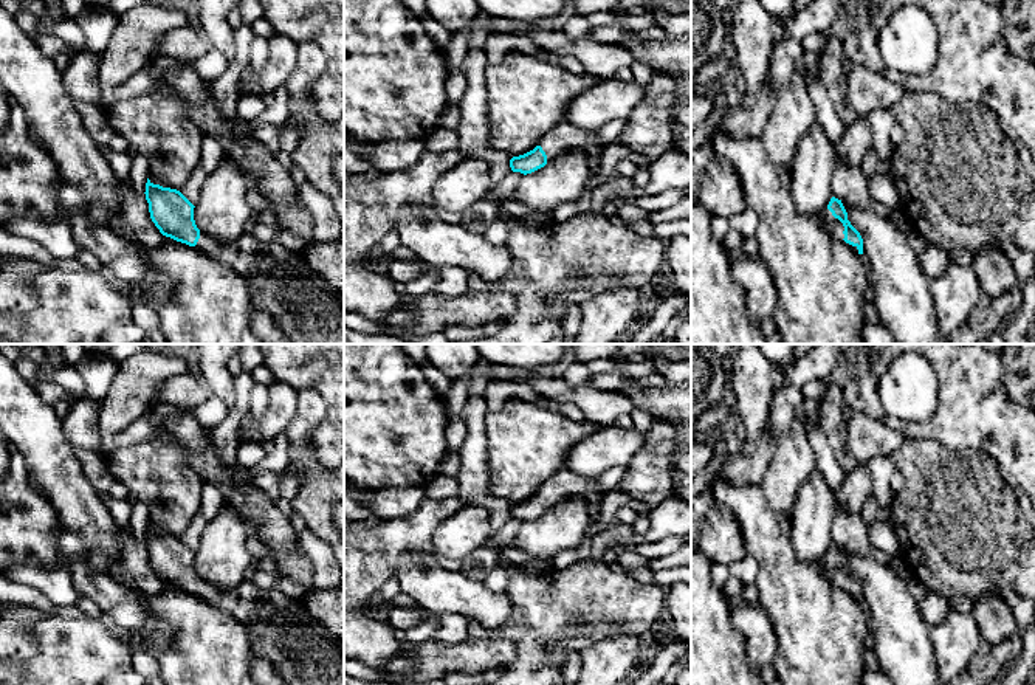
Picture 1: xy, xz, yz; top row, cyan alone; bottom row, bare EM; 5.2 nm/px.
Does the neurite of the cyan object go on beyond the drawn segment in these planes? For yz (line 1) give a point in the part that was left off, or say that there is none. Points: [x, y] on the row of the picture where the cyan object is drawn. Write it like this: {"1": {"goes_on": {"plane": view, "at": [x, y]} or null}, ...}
{"1": {"goes_on": {"plane": "yz", "at": [834, 227]}}}

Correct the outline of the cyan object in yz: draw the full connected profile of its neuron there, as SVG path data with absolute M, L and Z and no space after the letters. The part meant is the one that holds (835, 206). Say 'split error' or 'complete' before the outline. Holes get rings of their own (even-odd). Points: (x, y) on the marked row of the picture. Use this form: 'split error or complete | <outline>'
split error | M832 197L821 215L824 228L835 242L849 245L855 253L863 254L863 239L848 220L841 200Z

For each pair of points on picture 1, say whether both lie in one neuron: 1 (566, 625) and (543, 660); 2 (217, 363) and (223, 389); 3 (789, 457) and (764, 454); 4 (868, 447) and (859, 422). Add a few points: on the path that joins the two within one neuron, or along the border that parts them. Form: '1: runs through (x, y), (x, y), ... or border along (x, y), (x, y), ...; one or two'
1: runs through (566, 636), (566, 643), (553, 656); one
2: runs through (217, 369), (217, 378), (222, 383); one
3: border along (767, 430), (775, 442), (775, 454), (758, 484); two
4: runs through (866, 440), (860, 428); one

